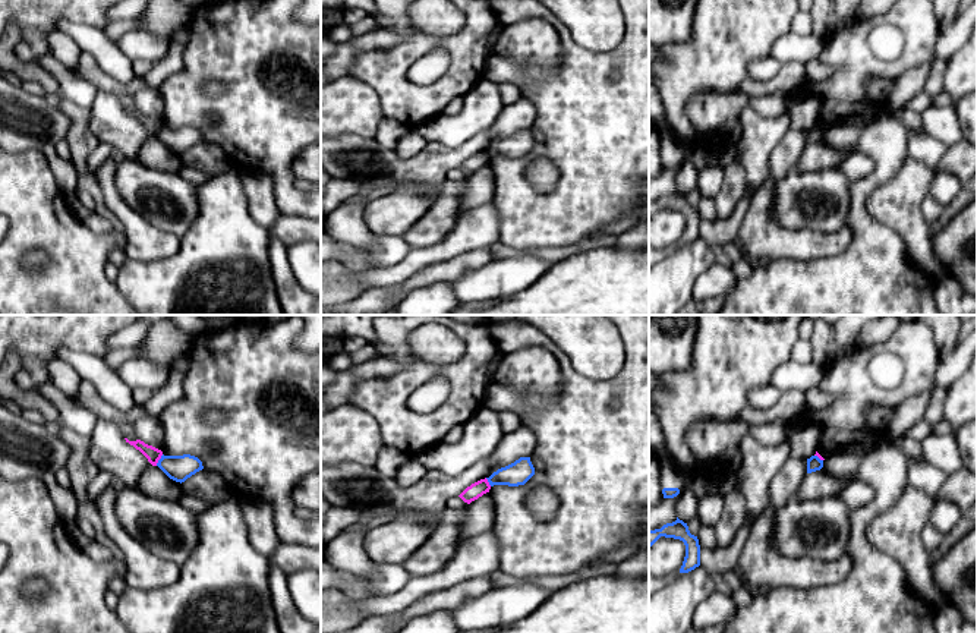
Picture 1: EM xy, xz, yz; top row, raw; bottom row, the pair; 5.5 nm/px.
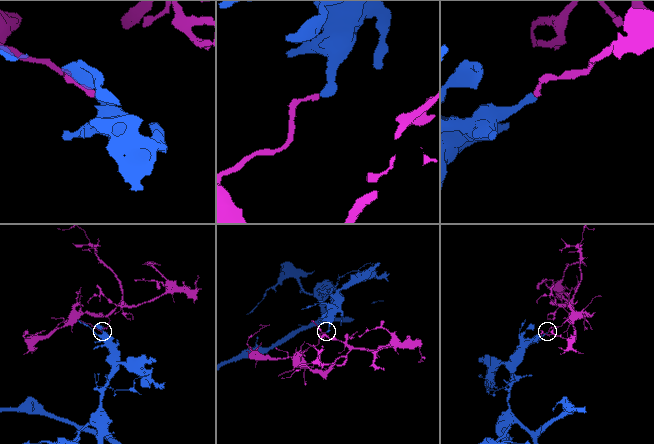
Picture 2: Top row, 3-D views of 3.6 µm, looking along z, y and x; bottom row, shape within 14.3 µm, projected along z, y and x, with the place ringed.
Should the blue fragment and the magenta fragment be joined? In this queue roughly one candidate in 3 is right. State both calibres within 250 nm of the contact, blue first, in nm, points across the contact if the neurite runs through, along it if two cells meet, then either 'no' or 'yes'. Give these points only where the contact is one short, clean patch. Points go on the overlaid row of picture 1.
140/80 nm | along xy (163, 454), (155, 465) | no

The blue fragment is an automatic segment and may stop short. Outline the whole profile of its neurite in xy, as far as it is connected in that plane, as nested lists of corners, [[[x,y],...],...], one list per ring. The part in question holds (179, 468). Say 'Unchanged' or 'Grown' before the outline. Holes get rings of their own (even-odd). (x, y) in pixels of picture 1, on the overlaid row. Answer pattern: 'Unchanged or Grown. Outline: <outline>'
Unchanged. Outline: [[[190,454],[161,456],[157,466],[173,481],[185,482],[187,478],[202,470],[202,462]]]

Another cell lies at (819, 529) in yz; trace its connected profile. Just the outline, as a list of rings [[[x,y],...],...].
[[[835,497],[791,498],[776,508],[770,538],[773,548],[788,557],[833,561],[845,554],[852,508]]]

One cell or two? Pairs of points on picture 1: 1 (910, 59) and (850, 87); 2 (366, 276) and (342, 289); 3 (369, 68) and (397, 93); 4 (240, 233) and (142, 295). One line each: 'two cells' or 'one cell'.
1: one cell
2: one cell
3: one cell
4: one cell

